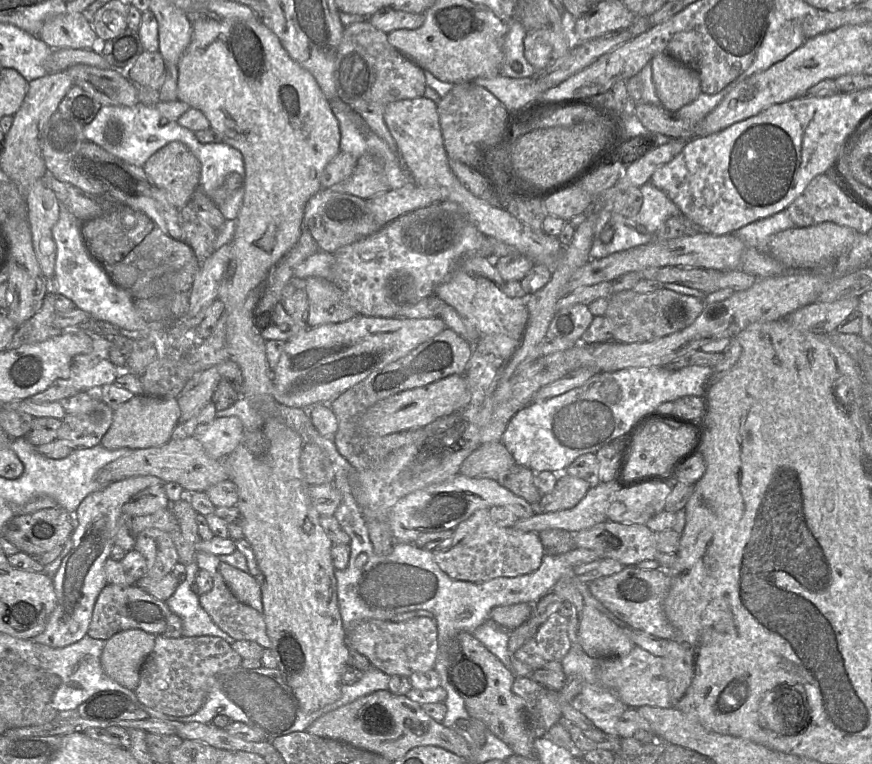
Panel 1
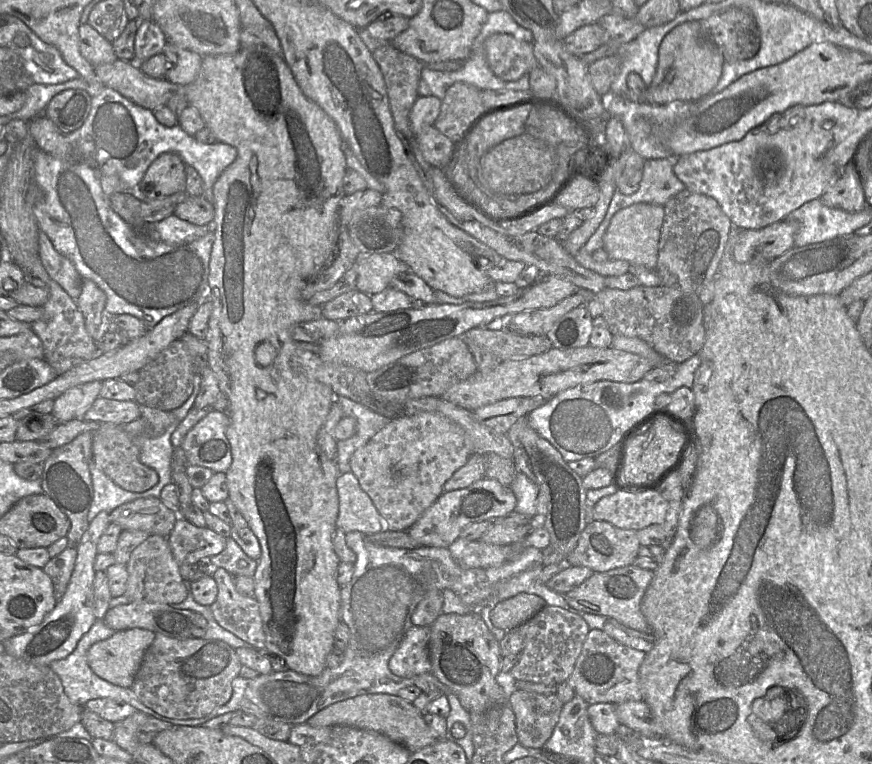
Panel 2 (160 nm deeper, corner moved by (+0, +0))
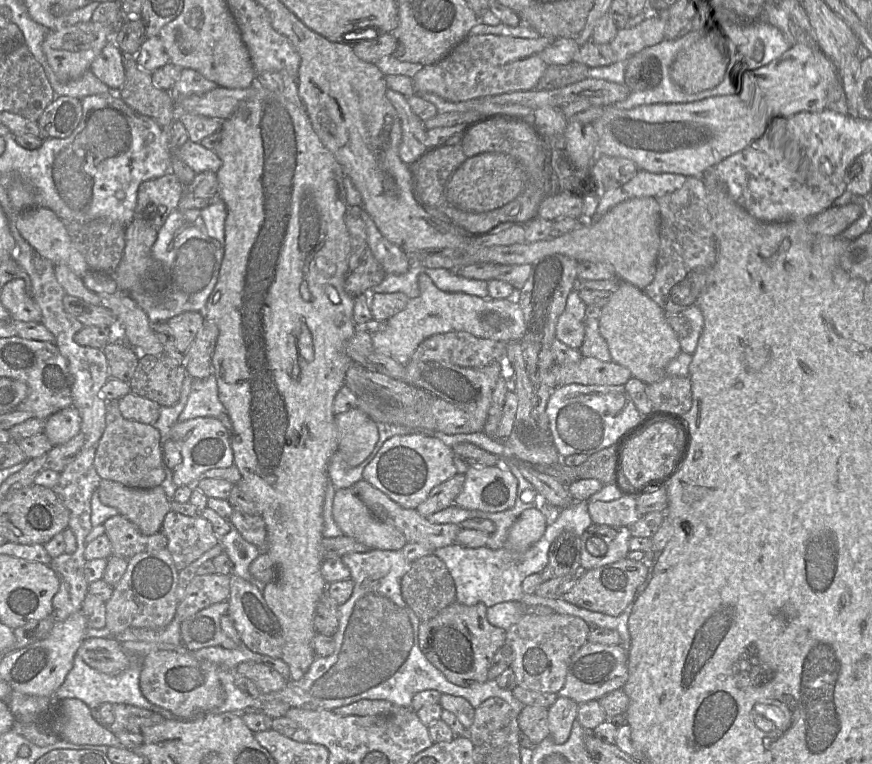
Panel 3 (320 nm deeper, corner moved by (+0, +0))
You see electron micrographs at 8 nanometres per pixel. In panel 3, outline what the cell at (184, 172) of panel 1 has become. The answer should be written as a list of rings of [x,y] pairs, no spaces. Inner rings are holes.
[[[173,172],[144,181],[137,192],[133,219],[159,229],[170,213],[178,208],[184,185]]]

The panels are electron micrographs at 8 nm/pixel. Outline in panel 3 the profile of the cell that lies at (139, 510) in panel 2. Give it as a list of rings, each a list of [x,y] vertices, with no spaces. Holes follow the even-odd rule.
[[[120,514],[107,519],[104,527],[111,543],[112,556],[129,560],[138,553],[167,548],[167,538],[162,531],[144,535],[135,524]]]

